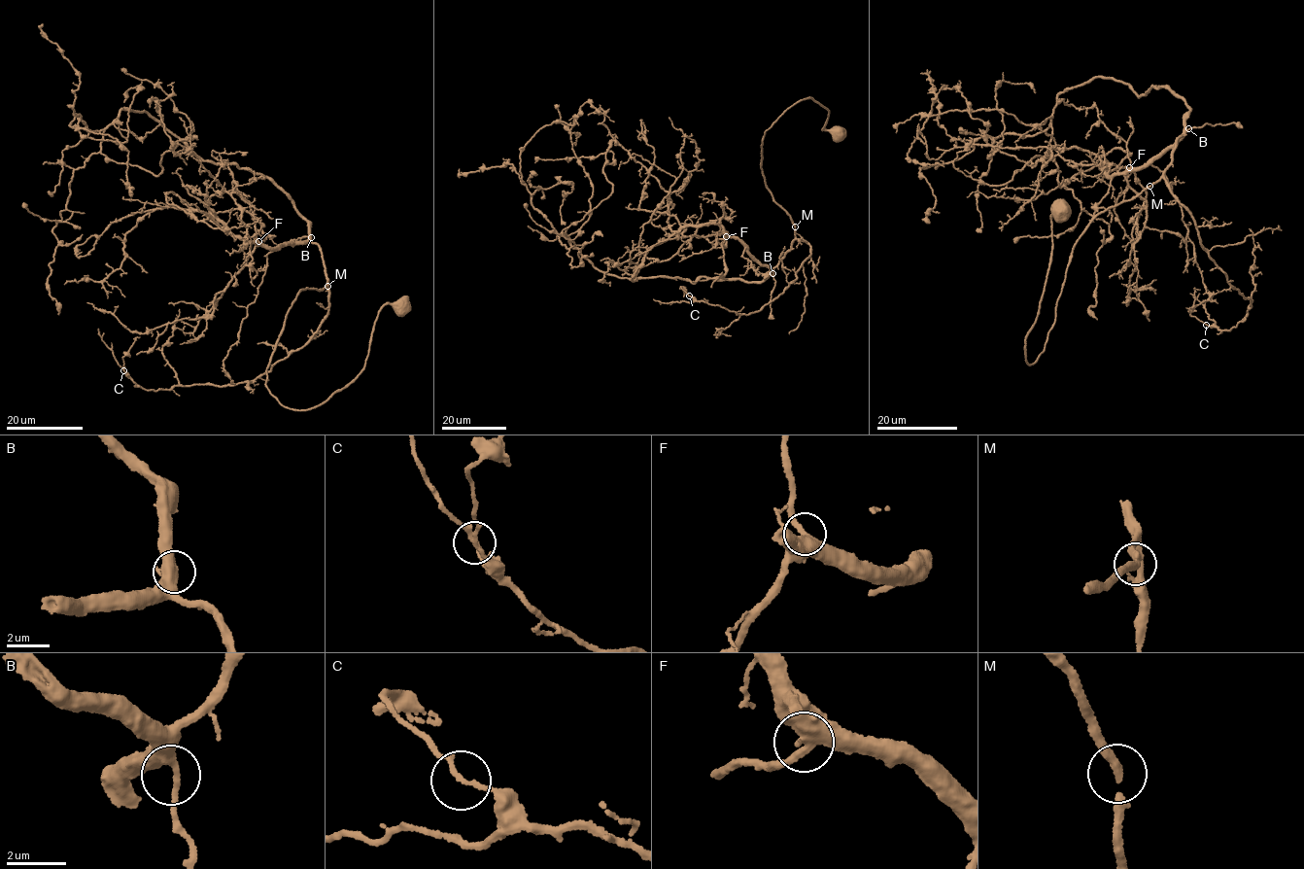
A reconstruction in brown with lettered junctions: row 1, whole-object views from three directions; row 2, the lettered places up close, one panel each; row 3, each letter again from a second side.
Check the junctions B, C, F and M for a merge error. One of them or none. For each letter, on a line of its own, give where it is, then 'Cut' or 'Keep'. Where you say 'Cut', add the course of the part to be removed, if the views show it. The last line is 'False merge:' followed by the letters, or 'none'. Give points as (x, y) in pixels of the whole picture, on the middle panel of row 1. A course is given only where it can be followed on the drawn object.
B: Place: (772, 273). Keep
C: Place: (689, 295). Keep
F: Place: (726, 236). Keep
M: Place: (795, 226). Keep
False merge: none

